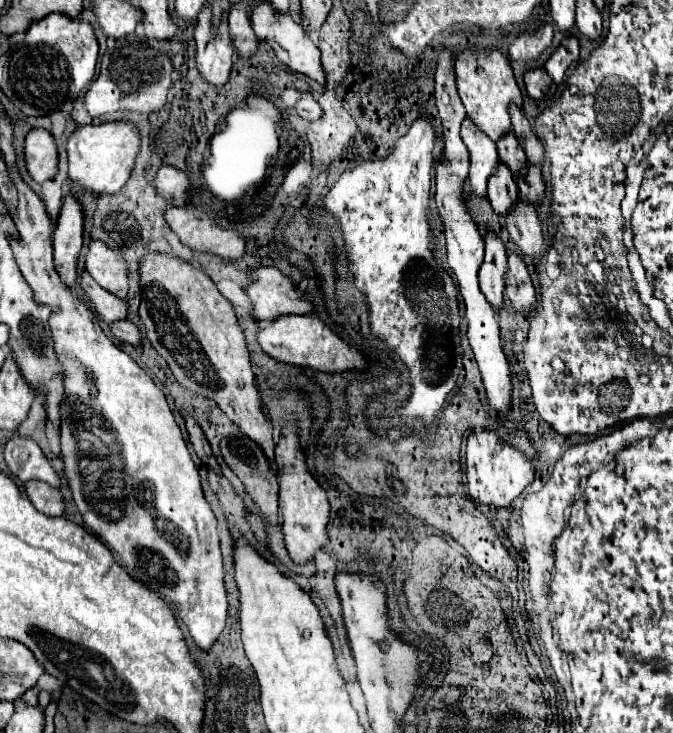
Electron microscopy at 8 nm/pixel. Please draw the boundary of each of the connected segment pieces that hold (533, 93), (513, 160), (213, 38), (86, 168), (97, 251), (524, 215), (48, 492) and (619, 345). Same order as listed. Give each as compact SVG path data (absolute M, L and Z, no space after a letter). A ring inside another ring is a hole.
M530 68L524 74L524 82L526 82L528 96L534 100L542 100L544 90L548 90L552 84L552 78L548 78L548 72L544 68Z
M514 132L504 134L504 138L500 138L500 142L496 142L498 146L498 156L502 162L508 164L508 168L518 174L524 166L526 166L526 154L524 148L520 146L518 138L514 136Z
M206 2L200 18L196 22L196 64L202 78L212 86L224 86L230 76L232 58L234 58L234 44L230 38L228 28L228 14L224 14L224 22L212 30L212 4Z
M106 120L98 126L80 126L68 140L70 178L94 194L114 194L130 178L140 152L140 130L130 120Z
M92 242L86 254L86 270L104 288L126 298L128 294L128 266L120 252L110 250L104 242Z
M518 198L516 206L506 214L506 228L512 242L526 254L536 256L542 250L542 228L536 216L536 208Z
M32 480L26 484L26 494L32 500L32 504L36 506L36 510L40 510L46 516L64 516L64 498L62 492L48 486L46 482L40 480Z
M542 278L540 280L540 290L542 290L542 296L540 296L540 312L538 316L532 318L532 324L530 324L530 334L528 334L528 342L524 344L524 368L526 368L526 374L528 374L528 380L530 380L530 388L532 388L532 400L534 400L534 406L536 406L536 412L558 432L558 434L596 434L604 428L612 428L620 422L626 422L626 420L634 420L638 418L638 402L636 402L636 392L638 392L638 376L640 372L636 370L636 354L632 354L632 346L628 346L628 340L624 340L622 336L622 326L604 326L604 314L600 314L600 306L596 306L596 296L594 294L588 294L588 306L584 306L584 298L580 298L580 294L572 292L572 290L556 290L556 286L548 284L546 280L550 278ZM554 356L560 356L566 364L566 384L560 386L558 382L552 380L552 368L550 368L550 360Z

